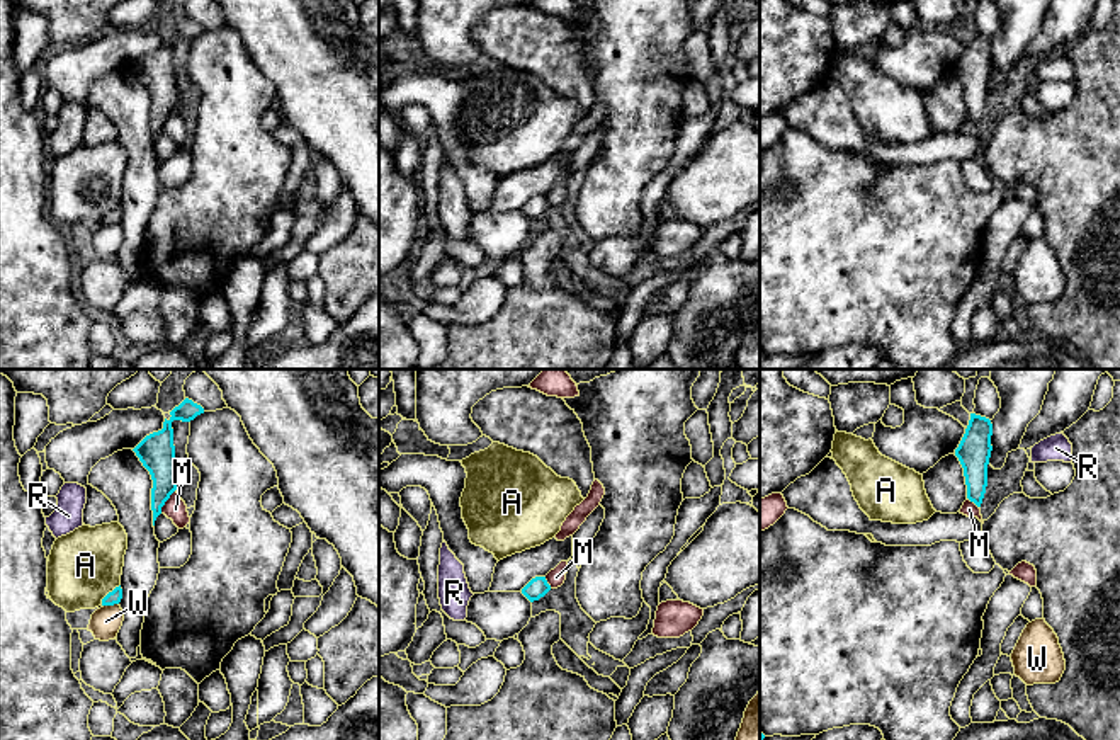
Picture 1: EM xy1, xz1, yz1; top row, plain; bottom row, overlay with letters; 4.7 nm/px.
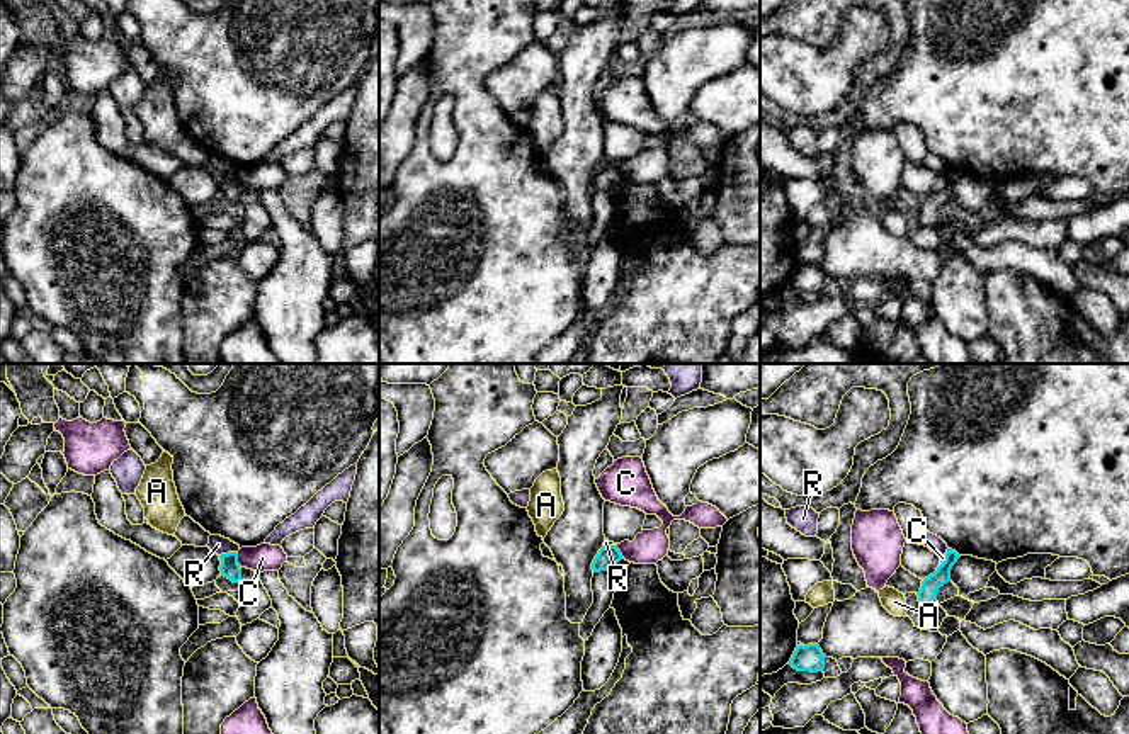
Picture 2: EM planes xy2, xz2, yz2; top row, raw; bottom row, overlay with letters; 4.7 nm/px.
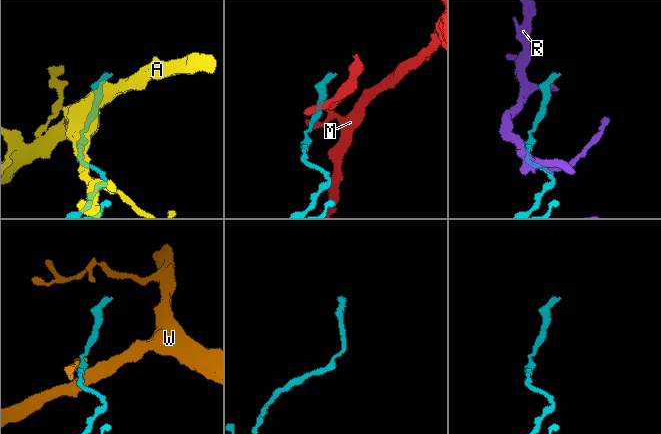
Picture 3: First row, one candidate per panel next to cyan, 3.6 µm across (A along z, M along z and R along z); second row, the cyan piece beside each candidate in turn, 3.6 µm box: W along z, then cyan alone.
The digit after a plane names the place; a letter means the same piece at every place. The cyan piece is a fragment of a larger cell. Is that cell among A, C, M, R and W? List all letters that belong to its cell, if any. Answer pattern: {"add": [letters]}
{"add": []}

